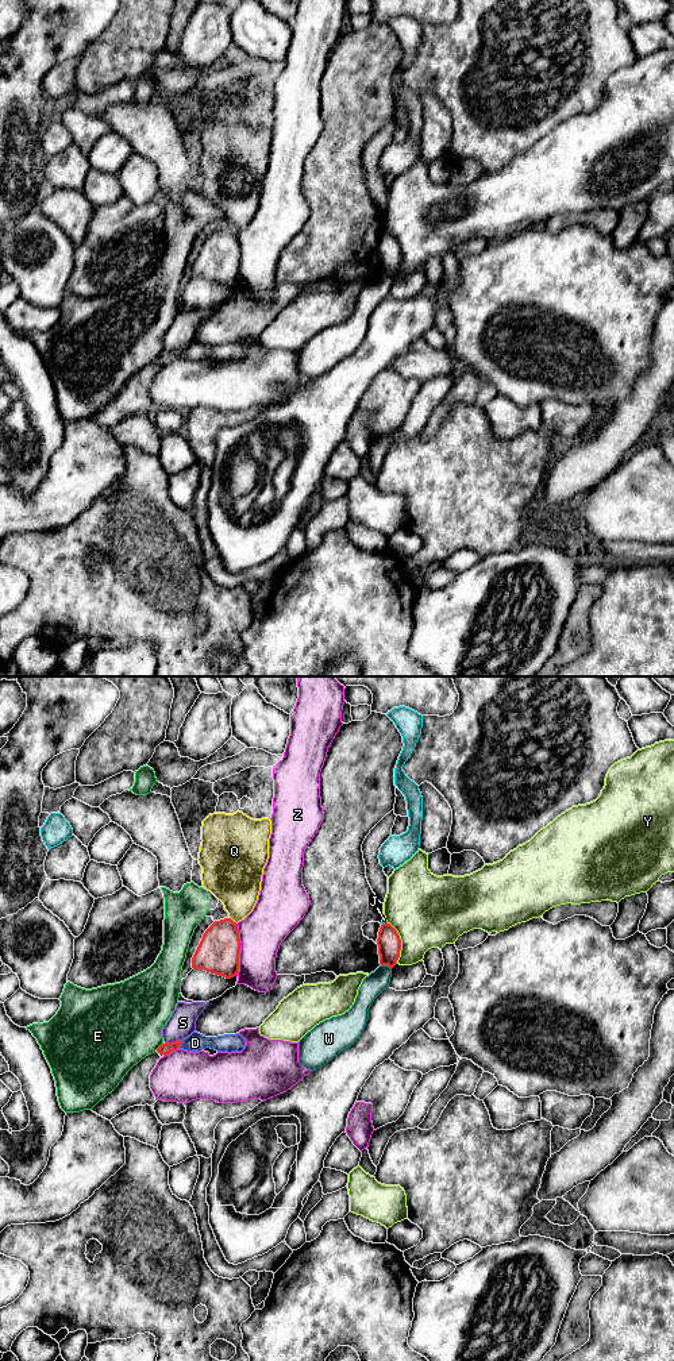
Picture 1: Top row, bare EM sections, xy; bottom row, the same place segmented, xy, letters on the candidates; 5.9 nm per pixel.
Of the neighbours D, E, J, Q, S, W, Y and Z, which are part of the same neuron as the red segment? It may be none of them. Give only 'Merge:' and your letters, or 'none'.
Merge: none

